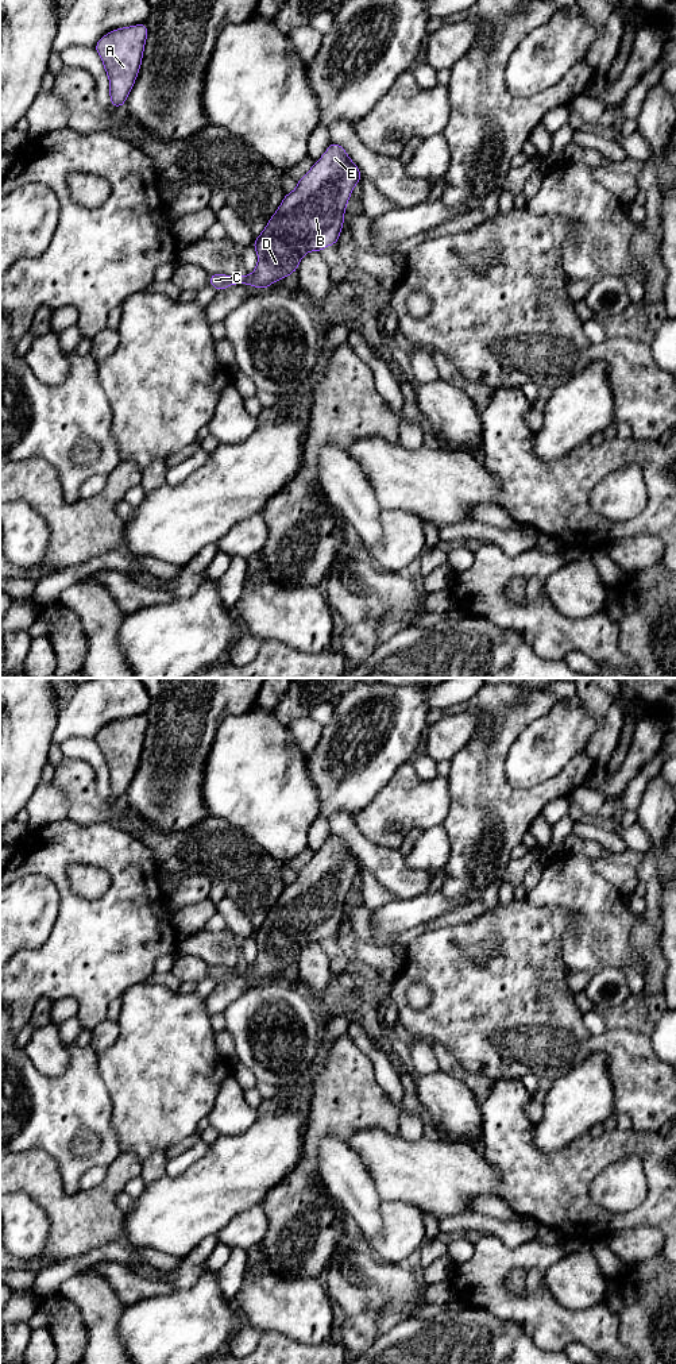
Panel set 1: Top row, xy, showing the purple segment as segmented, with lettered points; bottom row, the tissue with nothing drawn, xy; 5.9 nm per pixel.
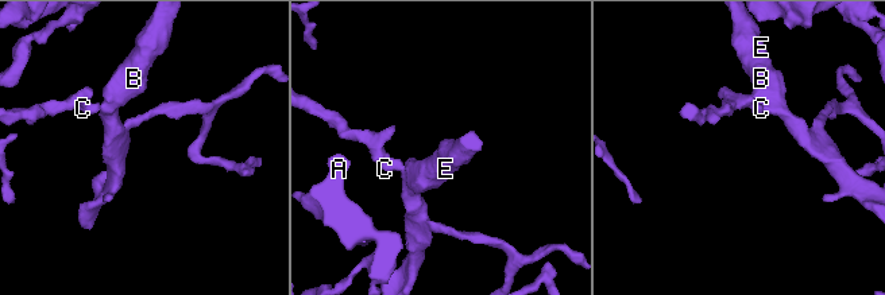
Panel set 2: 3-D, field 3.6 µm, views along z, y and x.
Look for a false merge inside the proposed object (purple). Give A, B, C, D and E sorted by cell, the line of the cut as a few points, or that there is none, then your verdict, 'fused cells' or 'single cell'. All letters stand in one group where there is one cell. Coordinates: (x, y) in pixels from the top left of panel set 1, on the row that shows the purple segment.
A B C D E; no cut; single cell

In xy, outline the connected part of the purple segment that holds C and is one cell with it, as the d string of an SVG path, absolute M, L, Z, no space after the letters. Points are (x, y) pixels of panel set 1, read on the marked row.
M332 142L312 169L298 180L297 188L285 194L269 224L254 240L252 246L258 254L255 270L248 277L242 273L233 277L220 273L210 274L209 284L216 290L227 289L235 284L250 284L254 288L267 289L273 282L297 271L306 253L322 251L331 244L337 244L347 203L362 177L359 167L351 161L344 147Z

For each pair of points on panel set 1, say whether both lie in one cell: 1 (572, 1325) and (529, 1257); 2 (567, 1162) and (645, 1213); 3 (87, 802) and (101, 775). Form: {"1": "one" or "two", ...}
{"1": "one", "2": "one", "3": "two"}

